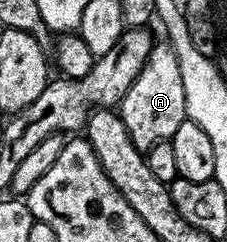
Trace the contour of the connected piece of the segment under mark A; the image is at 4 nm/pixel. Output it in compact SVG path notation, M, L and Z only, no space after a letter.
M155 44L140 75L136 75L136 83L132 83L132 87L128 87L128 95L124 95L120 116L132 143L141 151L156 147L156 143L161 141L169 141L172 135L176 135L176 127L187 121L183 80L170 44Z

